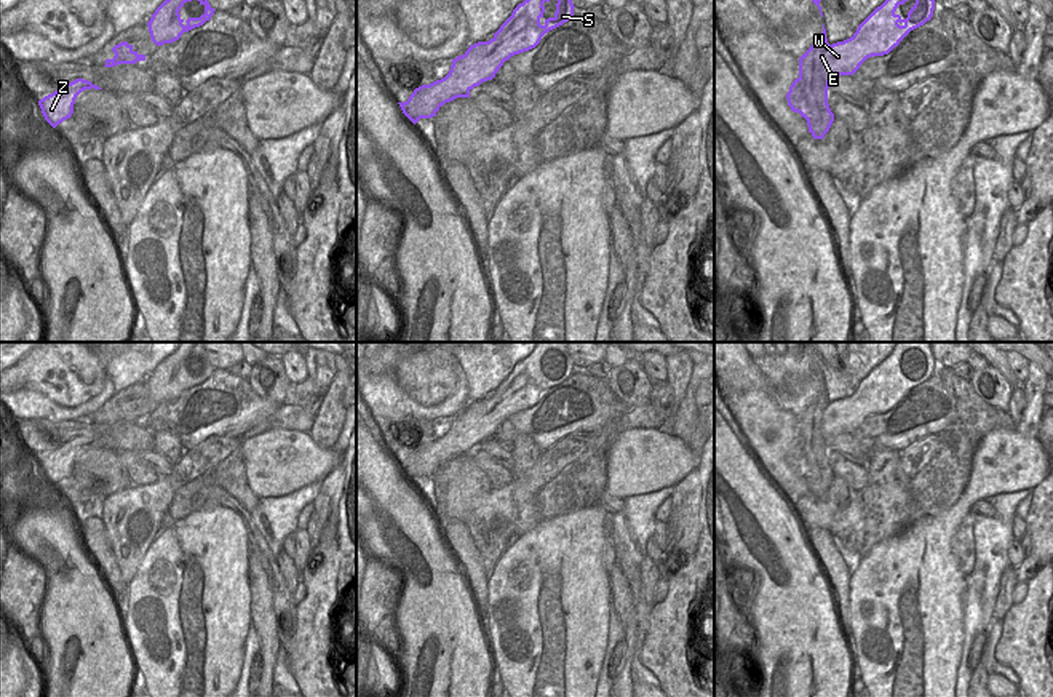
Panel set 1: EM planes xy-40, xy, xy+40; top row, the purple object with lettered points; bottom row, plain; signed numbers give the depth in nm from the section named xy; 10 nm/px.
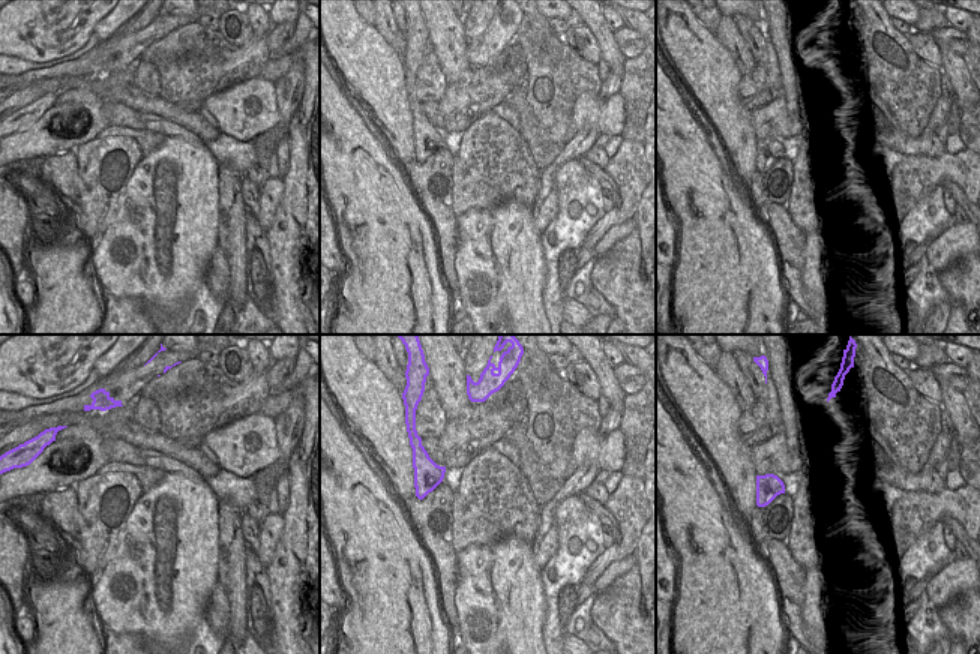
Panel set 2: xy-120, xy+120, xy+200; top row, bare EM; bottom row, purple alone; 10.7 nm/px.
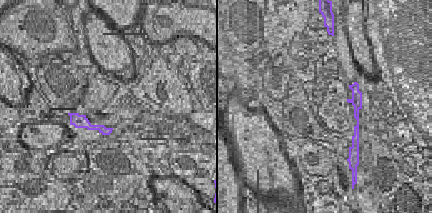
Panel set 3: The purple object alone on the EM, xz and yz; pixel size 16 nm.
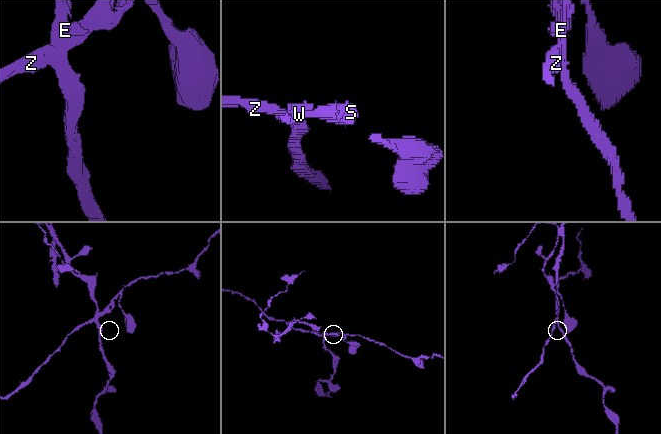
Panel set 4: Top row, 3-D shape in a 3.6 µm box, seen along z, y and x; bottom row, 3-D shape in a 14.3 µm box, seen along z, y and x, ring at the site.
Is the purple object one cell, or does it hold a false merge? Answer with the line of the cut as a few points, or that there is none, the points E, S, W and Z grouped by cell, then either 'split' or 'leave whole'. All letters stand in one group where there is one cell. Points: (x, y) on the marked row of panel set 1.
cut xy+40 (830, 45), (822, 63), (822, 79), (826, 90); groups E / S W Z; split

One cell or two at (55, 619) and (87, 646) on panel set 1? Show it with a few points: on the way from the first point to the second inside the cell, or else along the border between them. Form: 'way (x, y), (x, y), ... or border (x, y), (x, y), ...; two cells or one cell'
way (63, 621), (80, 638); one cell

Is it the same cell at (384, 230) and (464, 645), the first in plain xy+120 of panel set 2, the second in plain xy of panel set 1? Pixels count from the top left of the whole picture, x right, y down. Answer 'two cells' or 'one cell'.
one cell

